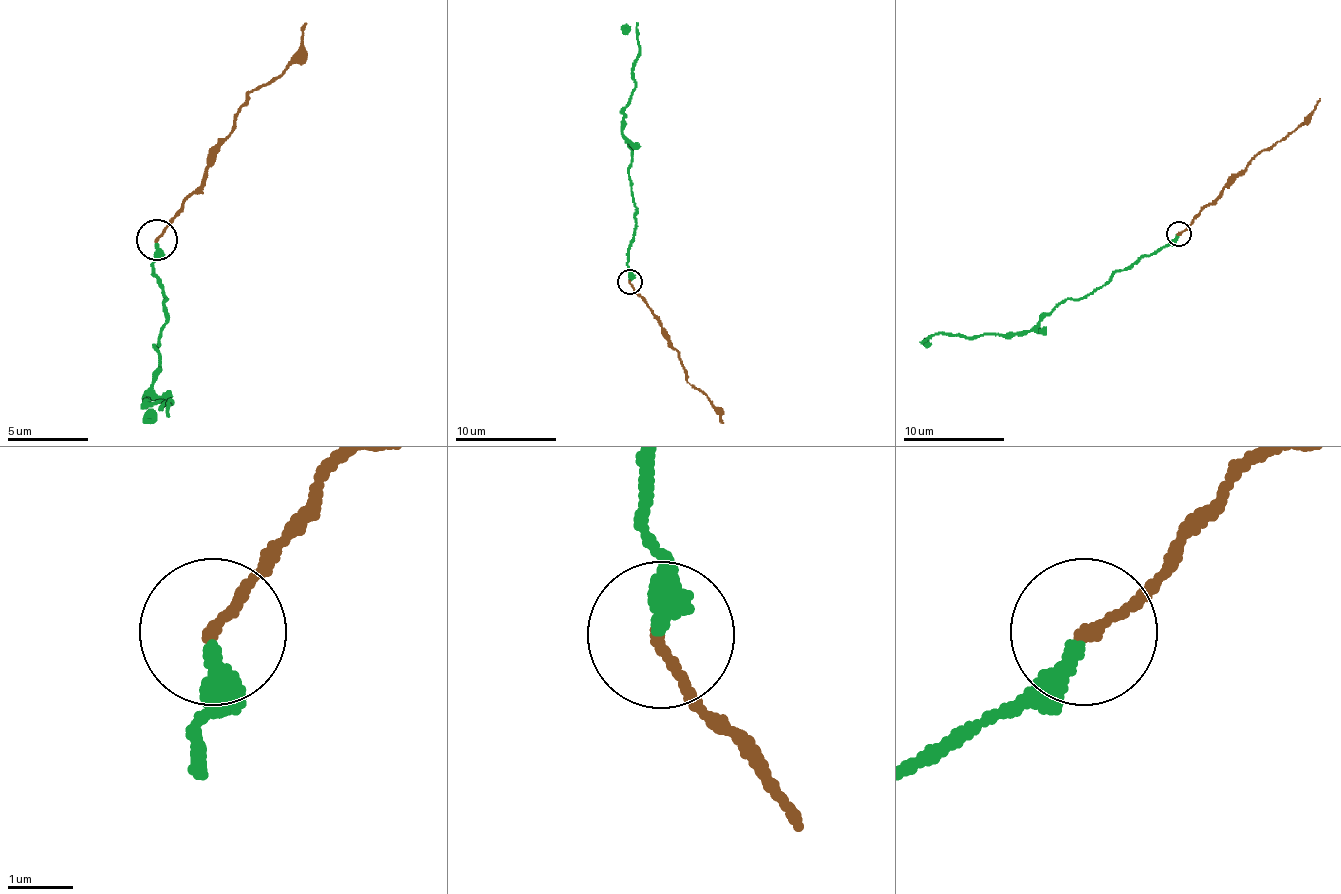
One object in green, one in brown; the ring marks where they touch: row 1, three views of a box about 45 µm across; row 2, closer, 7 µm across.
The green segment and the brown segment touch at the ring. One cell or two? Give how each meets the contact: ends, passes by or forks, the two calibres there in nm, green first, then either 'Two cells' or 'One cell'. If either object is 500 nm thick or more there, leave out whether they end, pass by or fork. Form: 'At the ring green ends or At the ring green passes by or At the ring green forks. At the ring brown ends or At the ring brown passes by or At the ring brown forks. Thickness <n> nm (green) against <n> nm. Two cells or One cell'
At the ring green ends. At the ring brown ends. Thickness 300 nm (green) against 150 nm. Two cells

